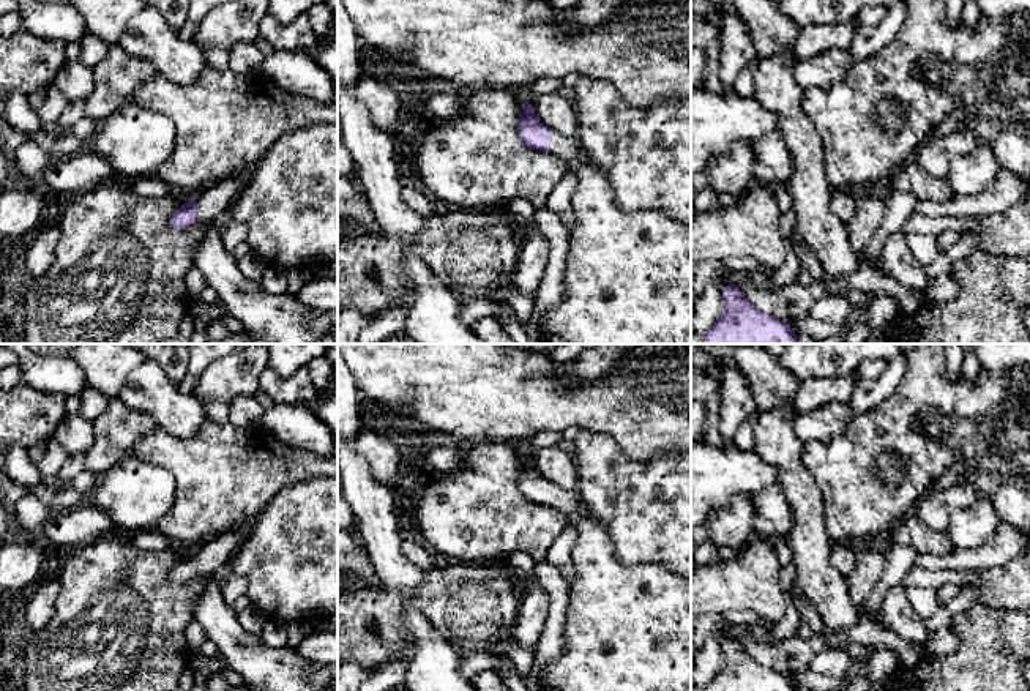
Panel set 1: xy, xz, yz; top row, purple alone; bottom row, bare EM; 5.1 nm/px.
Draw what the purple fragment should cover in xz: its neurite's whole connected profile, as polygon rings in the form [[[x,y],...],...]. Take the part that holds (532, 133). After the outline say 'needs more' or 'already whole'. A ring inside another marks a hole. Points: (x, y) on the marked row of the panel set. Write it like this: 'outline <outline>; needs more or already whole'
outline [[[524,101],[524,109],[519,121],[519,139],[532,150],[552,153],[568,162],[574,169],[587,156],[577,137],[566,137],[544,126],[535,112],[535,107]]]; needs more

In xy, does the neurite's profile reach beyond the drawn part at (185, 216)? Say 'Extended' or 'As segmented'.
Extended

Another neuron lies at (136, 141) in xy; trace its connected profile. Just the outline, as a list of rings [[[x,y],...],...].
[[[129,101],[96,125],[95,151],[104,156],[123,181],[155,177],[174,153],[175,126],[162,114]]]

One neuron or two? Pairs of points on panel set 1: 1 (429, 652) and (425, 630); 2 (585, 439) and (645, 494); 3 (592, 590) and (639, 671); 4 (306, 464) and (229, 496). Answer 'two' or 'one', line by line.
1: one
2: one
3: one
4: one

